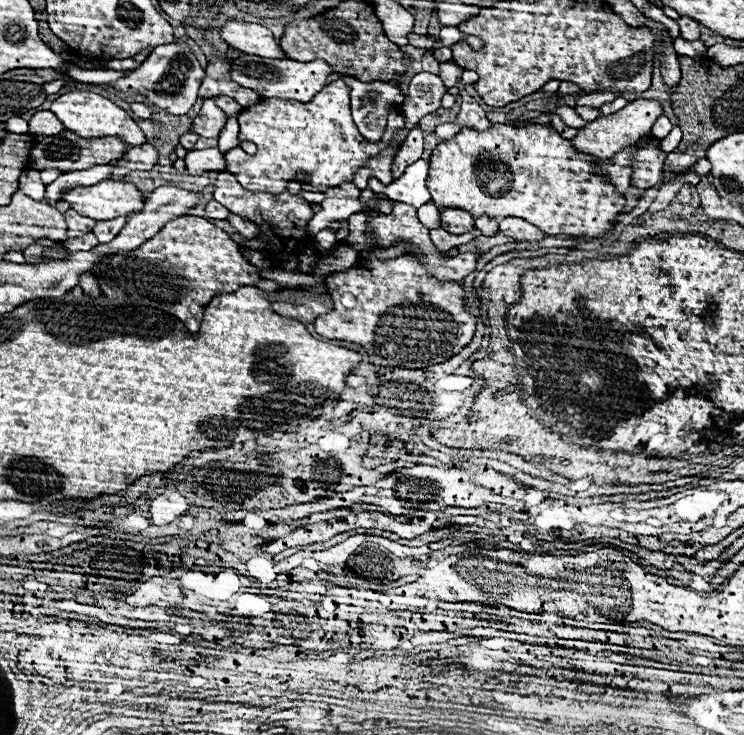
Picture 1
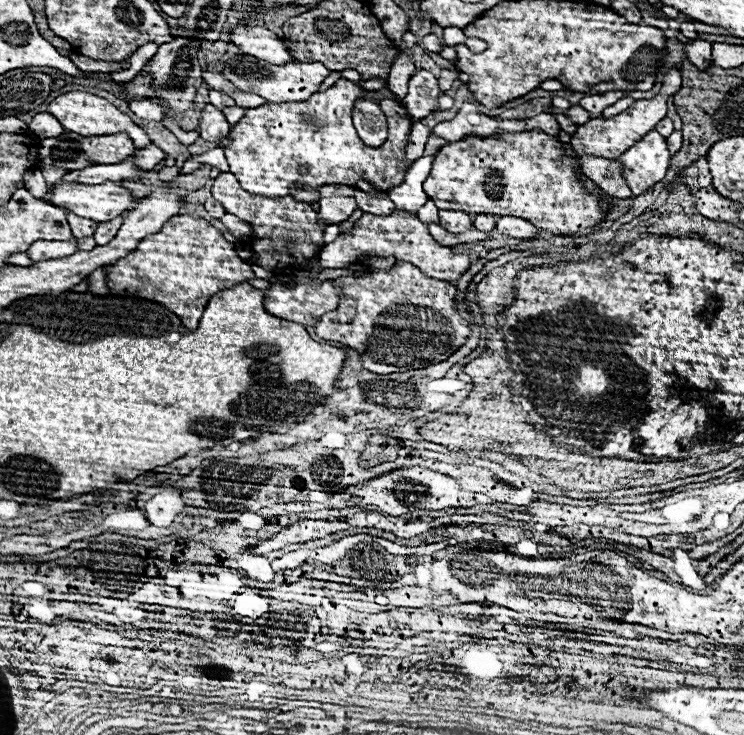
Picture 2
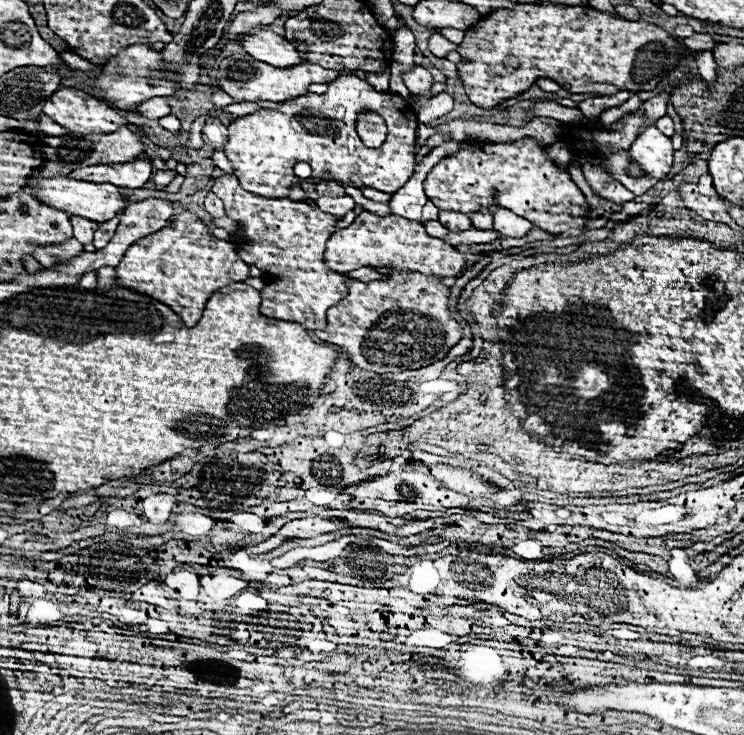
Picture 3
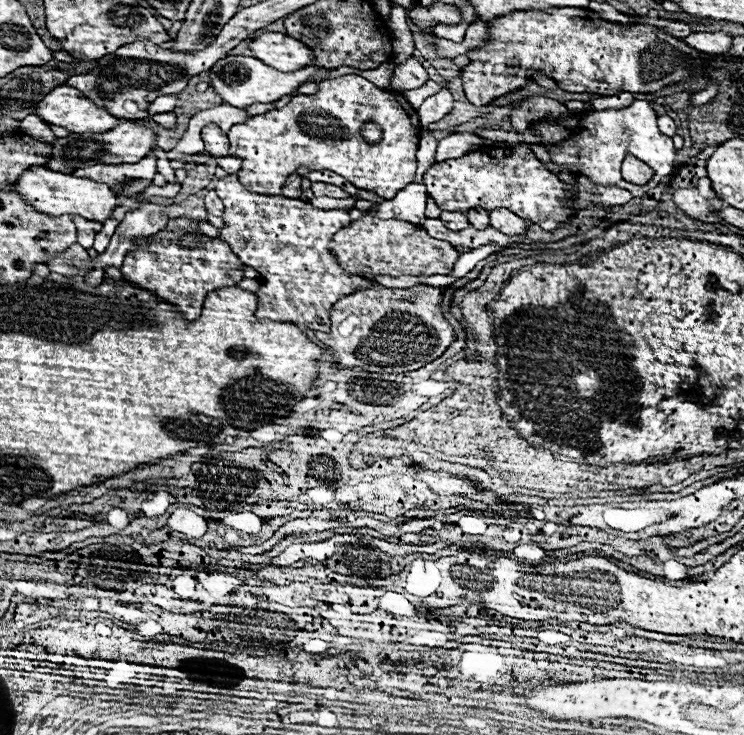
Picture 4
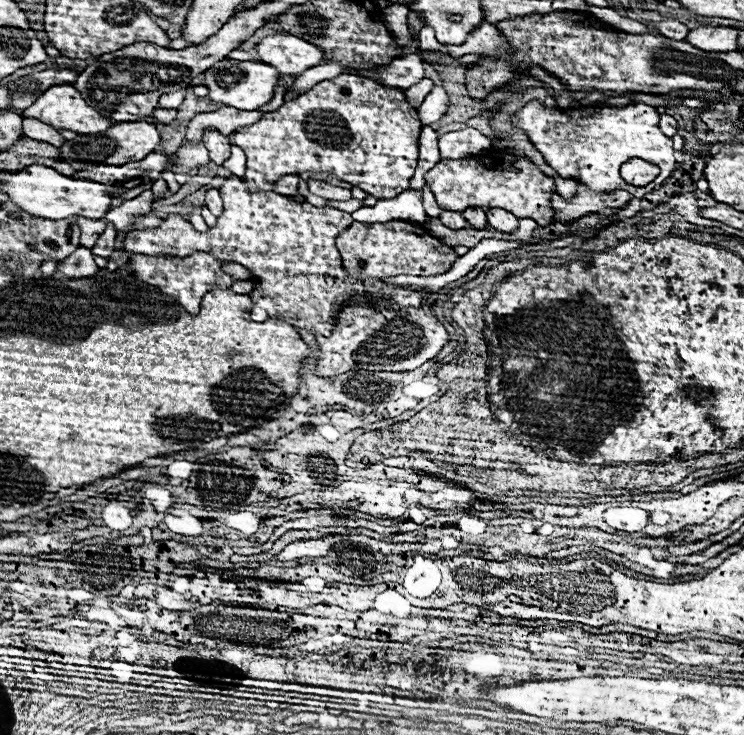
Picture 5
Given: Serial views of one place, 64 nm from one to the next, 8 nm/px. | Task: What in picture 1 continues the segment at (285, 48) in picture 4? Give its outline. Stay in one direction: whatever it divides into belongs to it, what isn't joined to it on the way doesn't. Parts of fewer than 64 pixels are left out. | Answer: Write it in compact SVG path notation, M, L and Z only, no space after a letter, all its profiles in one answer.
M228 20L220 28L220 36L230 48L244 54L254 54L262 58L286 58L272 32L260 24Z

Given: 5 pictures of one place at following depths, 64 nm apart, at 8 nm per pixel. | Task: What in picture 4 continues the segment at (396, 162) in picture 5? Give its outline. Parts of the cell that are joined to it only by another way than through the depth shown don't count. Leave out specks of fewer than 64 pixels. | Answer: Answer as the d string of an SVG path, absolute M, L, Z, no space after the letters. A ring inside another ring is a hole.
M346 74L334 80L324 80L318 84L320 90L316 94L298 94L284 108L270 110L260 116L250 116L246 122L236 124L228 130L230 138L230 156L238 156L242 160L242 168L238 172L240 182L246 190L266 196L278 196L290 174L298 170L298 166L308 166L310 170L332 170L346 178L356 188L372 190L382 198L392 198L396 190L402 190L408 182L414 182L416 174L416 150L420 142L420 122L416 110L408 104L408 100L394 90L380 90L372 82L362 76ZM374 120L382 126L382 142L376 146L368 146L360 134L362 126Z

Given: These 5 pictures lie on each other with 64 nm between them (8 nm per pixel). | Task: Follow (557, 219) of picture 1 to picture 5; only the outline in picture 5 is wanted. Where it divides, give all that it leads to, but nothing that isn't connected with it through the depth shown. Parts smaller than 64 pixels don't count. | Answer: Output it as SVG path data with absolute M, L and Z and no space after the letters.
M490 148L478 156L440 160L432 170L426 172L426 186L432 190L442 210L462 212L468 206L476 206L482 210L504 208L516 214L516 218L532 218L542 228L554 224L554 208L550 200L552 194L556 194L556 184L524 156L504 152L500 154L498 150Z

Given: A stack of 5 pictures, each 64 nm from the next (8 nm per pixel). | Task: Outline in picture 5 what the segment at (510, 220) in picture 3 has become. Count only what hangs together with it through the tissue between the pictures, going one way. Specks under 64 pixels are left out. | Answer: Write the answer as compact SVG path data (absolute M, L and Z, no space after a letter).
M492 208L486 212L488 216L488 224L500 232L508 232L512 234L516 228L518 228L518 218L514 214L508 214L506 210L500 210L500 208Z

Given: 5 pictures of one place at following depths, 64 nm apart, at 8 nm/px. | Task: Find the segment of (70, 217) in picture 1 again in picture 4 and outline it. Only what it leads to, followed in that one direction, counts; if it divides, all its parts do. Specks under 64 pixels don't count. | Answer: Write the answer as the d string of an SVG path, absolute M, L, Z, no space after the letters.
M72 218L74 224L76 224L76 230L78 230L78 244L82 244L84 248L92 248L94 244L94 236L96 232L100 230L100 222L92 222L92 220L86 220L86 218Z

